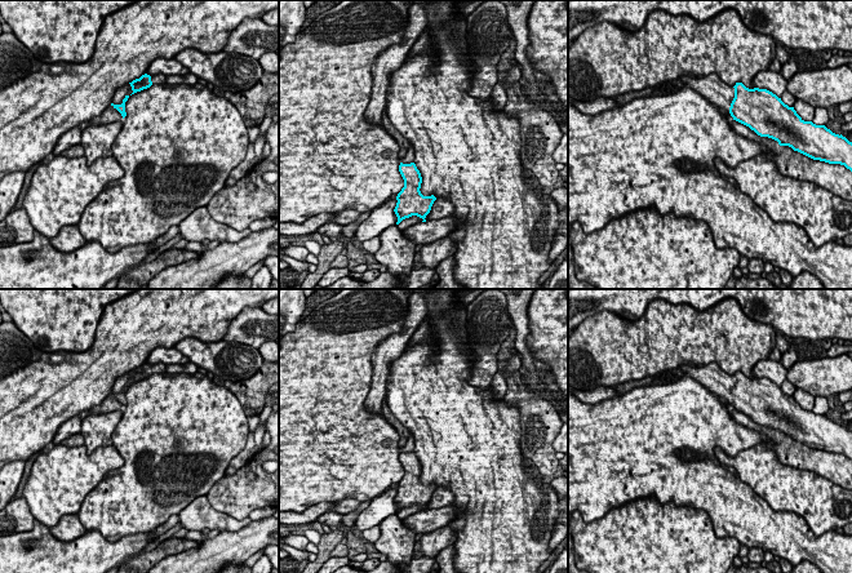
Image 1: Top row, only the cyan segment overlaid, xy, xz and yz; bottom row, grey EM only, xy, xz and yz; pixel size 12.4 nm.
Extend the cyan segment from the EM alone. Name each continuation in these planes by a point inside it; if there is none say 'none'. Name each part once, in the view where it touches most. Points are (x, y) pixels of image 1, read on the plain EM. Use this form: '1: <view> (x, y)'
1: xy (120, 382)

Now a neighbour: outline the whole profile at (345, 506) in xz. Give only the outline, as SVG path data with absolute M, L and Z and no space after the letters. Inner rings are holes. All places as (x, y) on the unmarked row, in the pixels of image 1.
M355 499L334 501L330 511L346 515L354 511L361 502Z

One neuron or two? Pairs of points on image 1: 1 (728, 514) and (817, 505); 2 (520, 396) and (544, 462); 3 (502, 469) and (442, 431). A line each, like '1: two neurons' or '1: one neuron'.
1: two neurons
2: one neuron
3: one neuron

